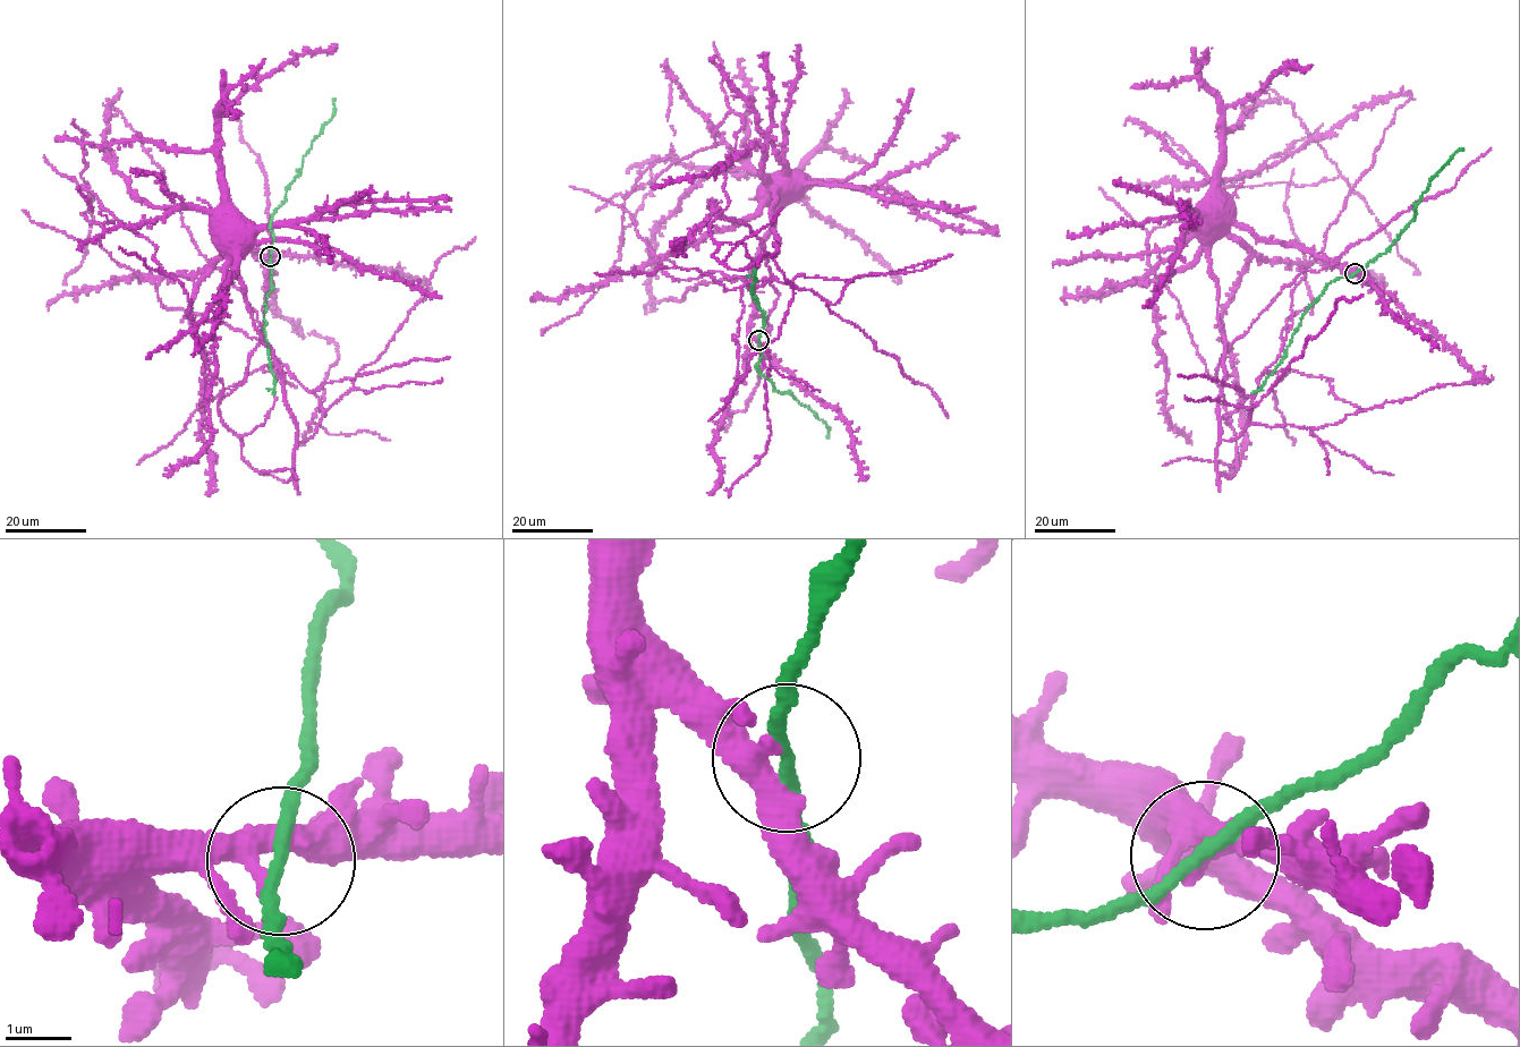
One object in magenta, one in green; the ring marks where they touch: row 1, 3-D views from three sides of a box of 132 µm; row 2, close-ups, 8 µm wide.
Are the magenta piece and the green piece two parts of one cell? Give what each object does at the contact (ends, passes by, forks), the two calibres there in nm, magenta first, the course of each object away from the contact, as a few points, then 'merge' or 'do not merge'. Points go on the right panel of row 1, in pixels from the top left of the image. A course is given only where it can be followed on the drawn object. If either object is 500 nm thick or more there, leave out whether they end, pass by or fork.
magenta passes by; green passes by; 320 nm thick on the magenta side, 190 nm on the other; magenta runs (1353, 273), (1295, 246), (1263, 239), (1249, 229), (1233, 223), (1226, 227), (1208, 213), (1213, 214); green runs (1355, 273), (1397, 239), (1412, 220), (1429, 180), (1463, 149); merge

